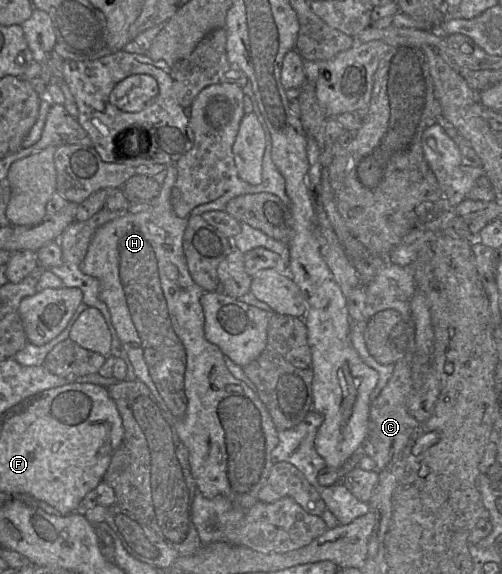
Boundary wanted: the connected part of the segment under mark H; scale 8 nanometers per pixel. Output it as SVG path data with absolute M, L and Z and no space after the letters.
M175 164L168 165L166 171L167 174L161 185L160 194L152 202L152 206L148 211L137 214L125 213L122 217L116 218L97 229L80 264L80 270L99 281L99 297L108 307L116 334L122 344L124 353L127 354L131 361L137 380L149 388L164 417L173 425L178 437L189 452L191 474L196 483L197 491L209 499L219 495L223 496L233 504L233 507L248 510L259 501L258 493L269 477L273 466L271 452L278 444L279 431L256 391L230 373L225 364L223 352L205 337L205 315L200 302L205 291L190 275L183 250L183 237L188 226L188 218L178 217L171 204L171 191L177 178L177 168Z

